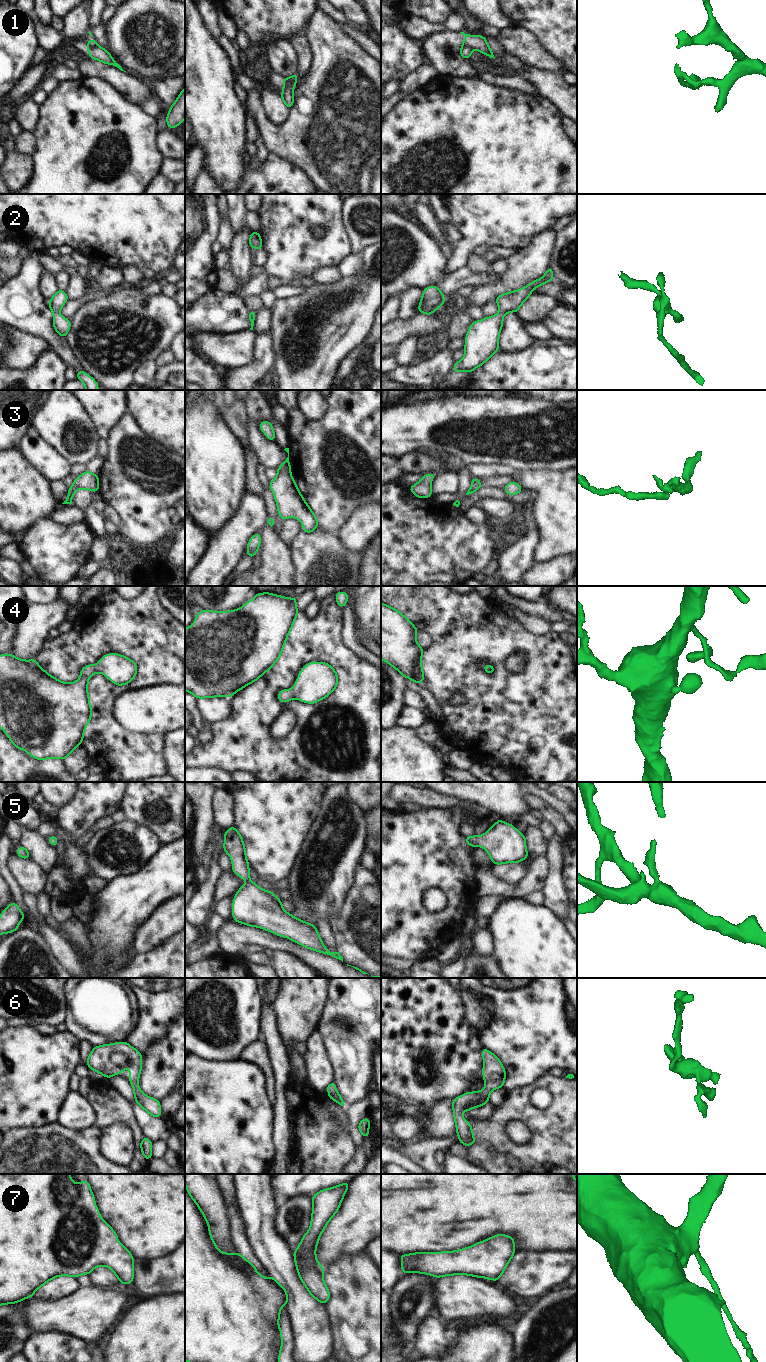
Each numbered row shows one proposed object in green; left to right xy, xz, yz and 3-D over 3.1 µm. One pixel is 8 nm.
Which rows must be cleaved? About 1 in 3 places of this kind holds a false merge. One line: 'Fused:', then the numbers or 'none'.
Fused: 1

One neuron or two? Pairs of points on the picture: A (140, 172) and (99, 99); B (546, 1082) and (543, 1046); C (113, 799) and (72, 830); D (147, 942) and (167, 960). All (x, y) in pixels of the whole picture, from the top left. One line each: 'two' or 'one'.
A: one
B: two
C: one
D: two

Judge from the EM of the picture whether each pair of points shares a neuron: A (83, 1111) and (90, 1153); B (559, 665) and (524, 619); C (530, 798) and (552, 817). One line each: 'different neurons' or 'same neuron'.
A: different neurons
B: different neurons
C: same neuron

